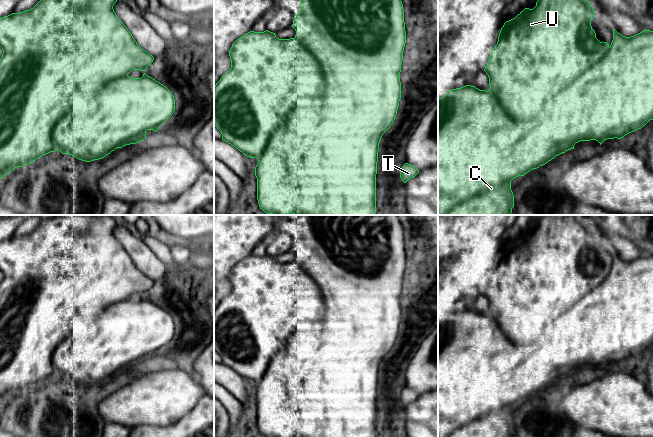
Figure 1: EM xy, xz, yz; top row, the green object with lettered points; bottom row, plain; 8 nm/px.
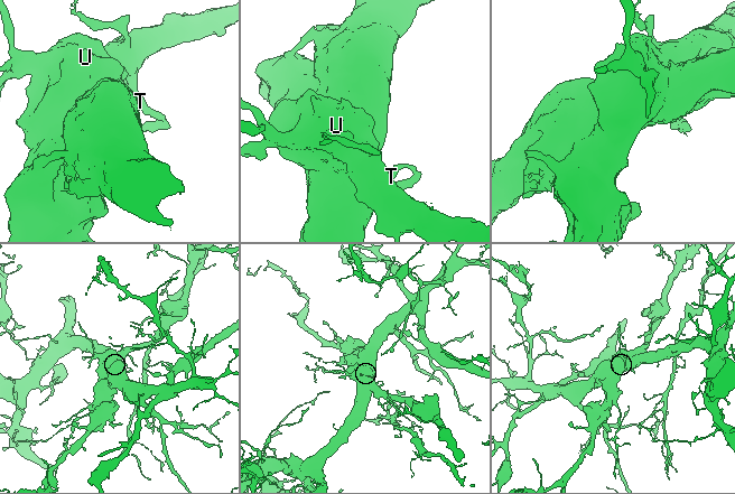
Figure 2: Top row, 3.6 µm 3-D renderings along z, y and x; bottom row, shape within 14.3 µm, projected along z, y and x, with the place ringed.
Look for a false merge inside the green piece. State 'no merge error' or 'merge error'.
merge error

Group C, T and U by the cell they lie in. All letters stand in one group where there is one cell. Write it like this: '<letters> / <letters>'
C / T U

